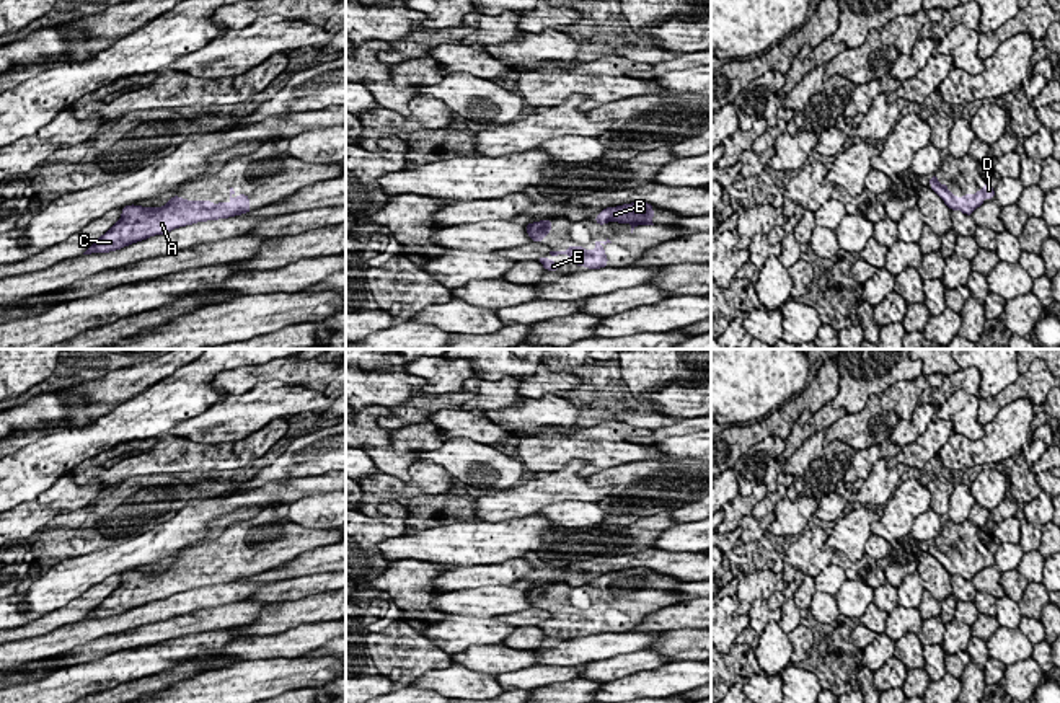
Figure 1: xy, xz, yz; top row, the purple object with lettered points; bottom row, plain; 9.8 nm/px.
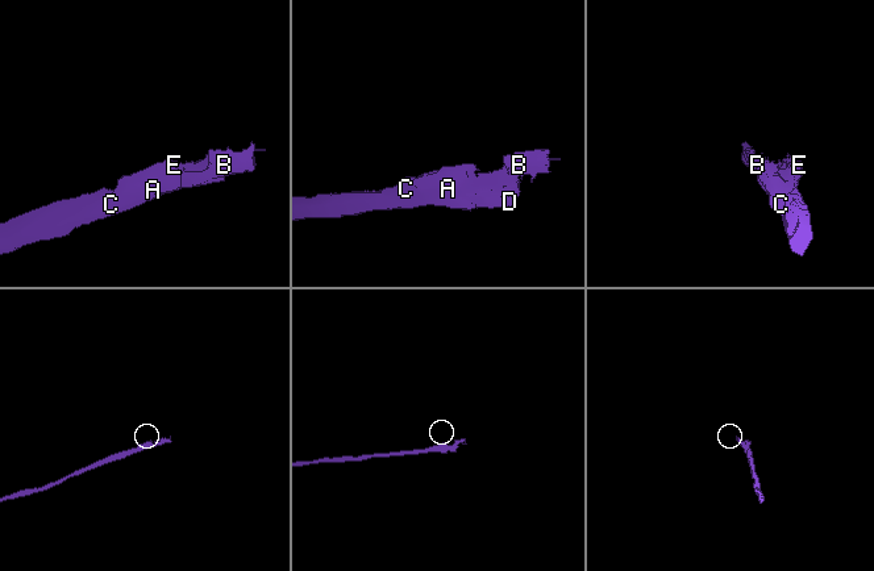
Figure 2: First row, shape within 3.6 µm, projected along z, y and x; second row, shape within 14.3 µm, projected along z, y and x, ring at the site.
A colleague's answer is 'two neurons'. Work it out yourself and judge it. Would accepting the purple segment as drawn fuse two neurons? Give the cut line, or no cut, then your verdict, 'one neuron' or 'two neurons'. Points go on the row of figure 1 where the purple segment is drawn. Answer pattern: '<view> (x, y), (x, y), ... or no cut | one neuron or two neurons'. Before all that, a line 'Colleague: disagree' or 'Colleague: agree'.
Colleague: disagree
no cut | one neuron

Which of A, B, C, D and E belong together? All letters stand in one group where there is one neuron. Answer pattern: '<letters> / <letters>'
A B C D E

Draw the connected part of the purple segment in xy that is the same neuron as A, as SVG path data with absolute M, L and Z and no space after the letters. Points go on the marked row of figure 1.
M230 188L228 204L225 201L220 204L215 201L186 201L173 196L168 204L160 209L135 204L124 206L119 222L88 246L83 254L121 250L153 235L165 235L173 228L251 212L250 197L238 192L238 197L233 199L233 194L235 191Z

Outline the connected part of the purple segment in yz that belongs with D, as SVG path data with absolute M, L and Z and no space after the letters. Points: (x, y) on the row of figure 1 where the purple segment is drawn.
M933 175L931 178L930 178L930 188L946 202L946 206L951 209L951 210L954 210L954 209L957 209L957 210L961 210L961 212L964 212L965 215L972 215L972 212L978 207L978 206L982 206L983 202L985 202L985 199L987 197L990 197L990 199L995 199L995 189L987 183L987 184L983 184L983 189L980 191L977 191L975 194L972 194L970 191L969 191L969 194L967 196L962 196L961 199L957 197L957 196L954 196L954 194L951 194L949 191L947 191L947 186L946 186L946 183L943 183L943 184L936 184L939 179L938 179L938 175Z

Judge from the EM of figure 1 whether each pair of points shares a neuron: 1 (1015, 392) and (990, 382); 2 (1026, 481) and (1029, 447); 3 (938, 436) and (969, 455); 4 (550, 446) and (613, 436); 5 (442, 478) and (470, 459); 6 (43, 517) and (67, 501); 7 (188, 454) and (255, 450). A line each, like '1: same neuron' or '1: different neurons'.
1: different neurons
2: same neuron
3: different neurons
4: same neuron
5: different neurons
6: same neuron
7: same neuron

